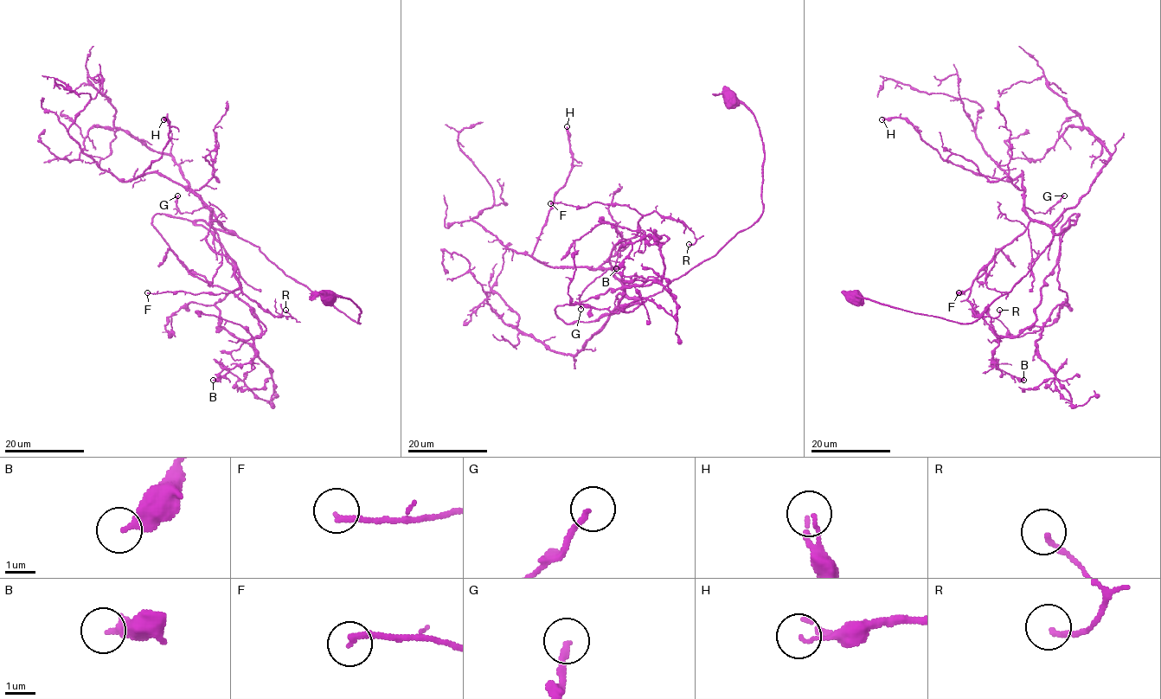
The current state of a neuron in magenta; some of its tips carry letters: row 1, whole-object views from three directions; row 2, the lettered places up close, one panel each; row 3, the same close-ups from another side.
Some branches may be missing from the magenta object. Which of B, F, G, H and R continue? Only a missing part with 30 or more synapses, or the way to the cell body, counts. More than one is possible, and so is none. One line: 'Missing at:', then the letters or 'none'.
Missing at: none

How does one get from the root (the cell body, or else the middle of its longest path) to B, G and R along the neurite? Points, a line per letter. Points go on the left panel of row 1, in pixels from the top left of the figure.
B: (327, 298), (349, 298), (359, 323), (257, 246), (157, 213), (177, 259), (260, 326), (255, 355), (213, 380)
G: (327, 298), (349, 298), (362, 311), (359, 323), (214, 221), (207, 206), (182, 213), (177, 195)
R: (327, 298), (349, 298), (359, 323), (210, 221), (205, 241), (233, 261), (240, 290), (292, 318), (285, 310)

